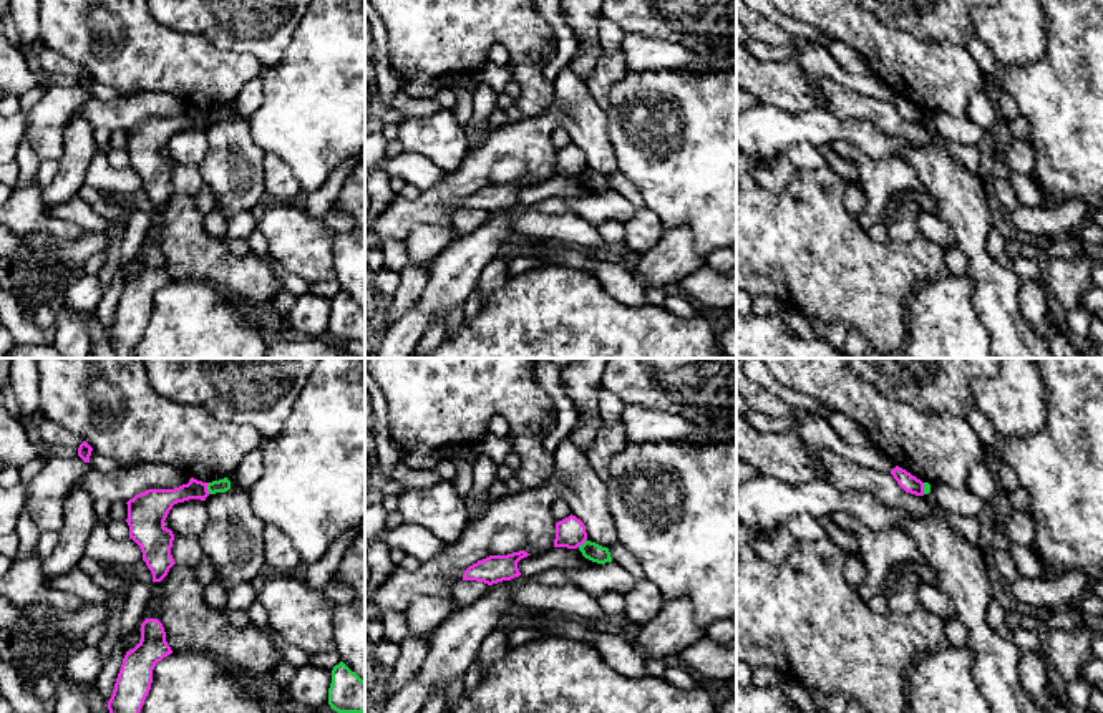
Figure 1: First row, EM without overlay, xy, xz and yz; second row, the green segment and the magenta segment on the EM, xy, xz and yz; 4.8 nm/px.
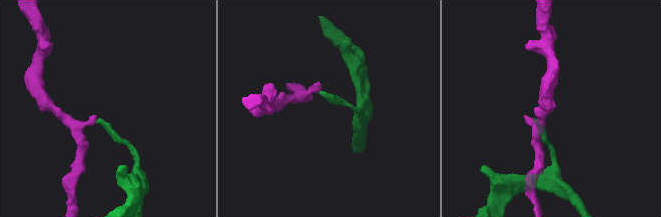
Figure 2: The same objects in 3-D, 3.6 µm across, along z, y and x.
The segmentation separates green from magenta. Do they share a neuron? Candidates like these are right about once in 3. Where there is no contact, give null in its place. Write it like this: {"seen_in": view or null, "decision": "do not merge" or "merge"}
{"seen_in": "xy", "decision": "do not merge"}

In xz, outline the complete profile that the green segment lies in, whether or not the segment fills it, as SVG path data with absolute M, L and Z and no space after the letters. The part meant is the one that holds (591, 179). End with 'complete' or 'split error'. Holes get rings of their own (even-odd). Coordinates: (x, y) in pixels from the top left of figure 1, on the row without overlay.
M586 169L582 174L579 174L579 179L586 187L592 191L597 191L597 192L612 191L609 177L595 171Z; complete

